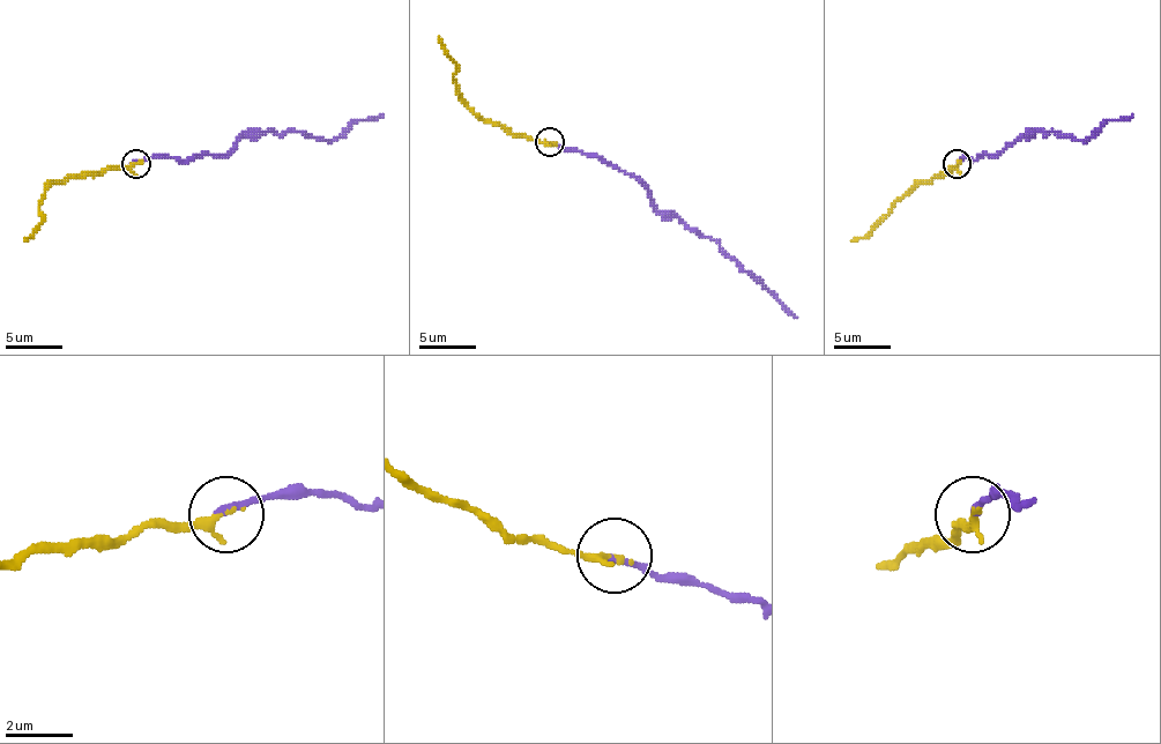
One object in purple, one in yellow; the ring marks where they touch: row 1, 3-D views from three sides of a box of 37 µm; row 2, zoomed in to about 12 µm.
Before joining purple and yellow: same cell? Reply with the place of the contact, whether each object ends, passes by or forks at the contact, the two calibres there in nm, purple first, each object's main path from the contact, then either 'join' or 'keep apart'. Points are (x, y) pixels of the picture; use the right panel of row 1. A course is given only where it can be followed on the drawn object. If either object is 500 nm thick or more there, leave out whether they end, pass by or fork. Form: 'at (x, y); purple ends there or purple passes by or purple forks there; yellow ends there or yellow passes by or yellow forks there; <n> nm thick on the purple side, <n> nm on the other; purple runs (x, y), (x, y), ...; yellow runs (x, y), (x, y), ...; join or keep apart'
at (957, 164); purple ends there; yellow ends there; 200 nm thick on the purple side, 280 nm on the other; purple runs (958, 163), (964, 157), (997, 155), (1026, 134), (1052, 132), (1089, 140), (1109, 120), (1126, 120), (1132, 114); yellow runs (958, 163), (949, 172), (923, 180), (894, 203), (863, 238), (851, 240); join

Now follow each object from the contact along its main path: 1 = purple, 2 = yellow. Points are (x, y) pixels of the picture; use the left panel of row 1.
1: (136, 163), (225, 155), (245, 134), (297, 132), (337, 140), (357, 120), (382, 114)
2: (136, 163), (56, 180), (38, 203), (42, 223), (24, 240)

